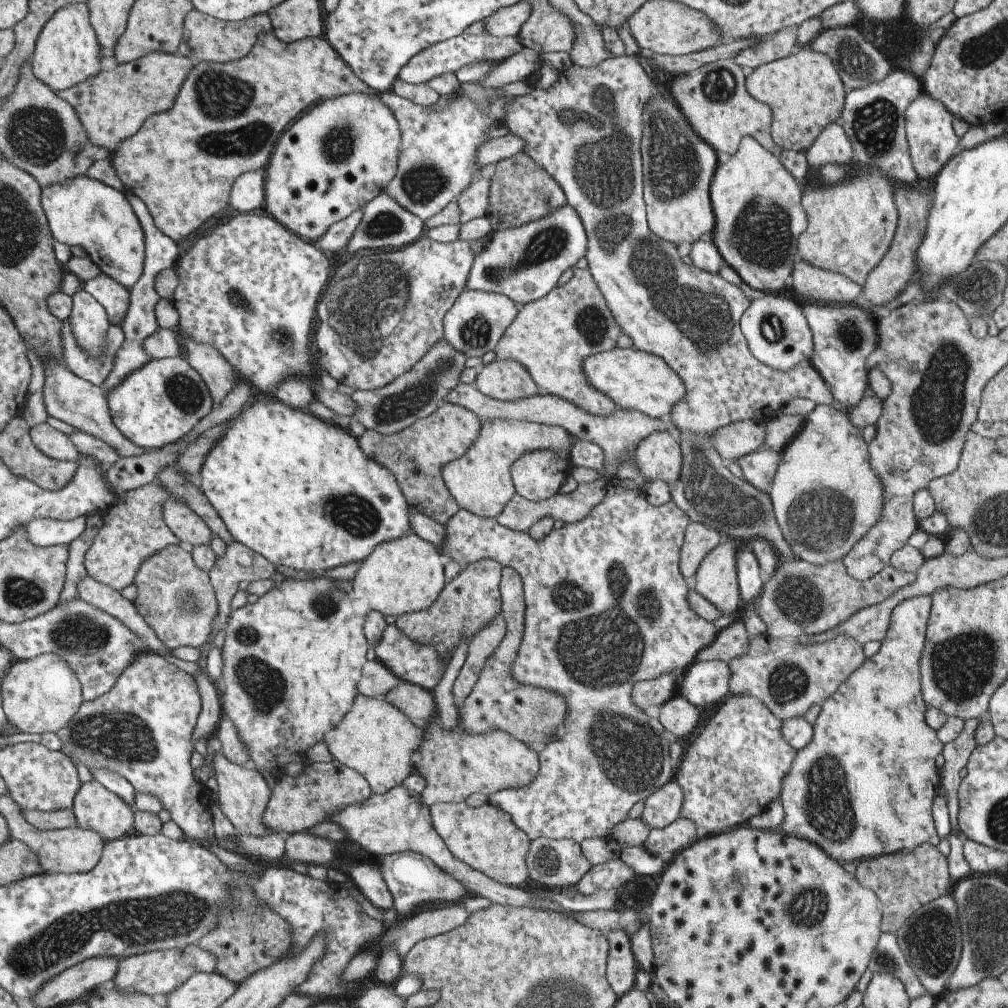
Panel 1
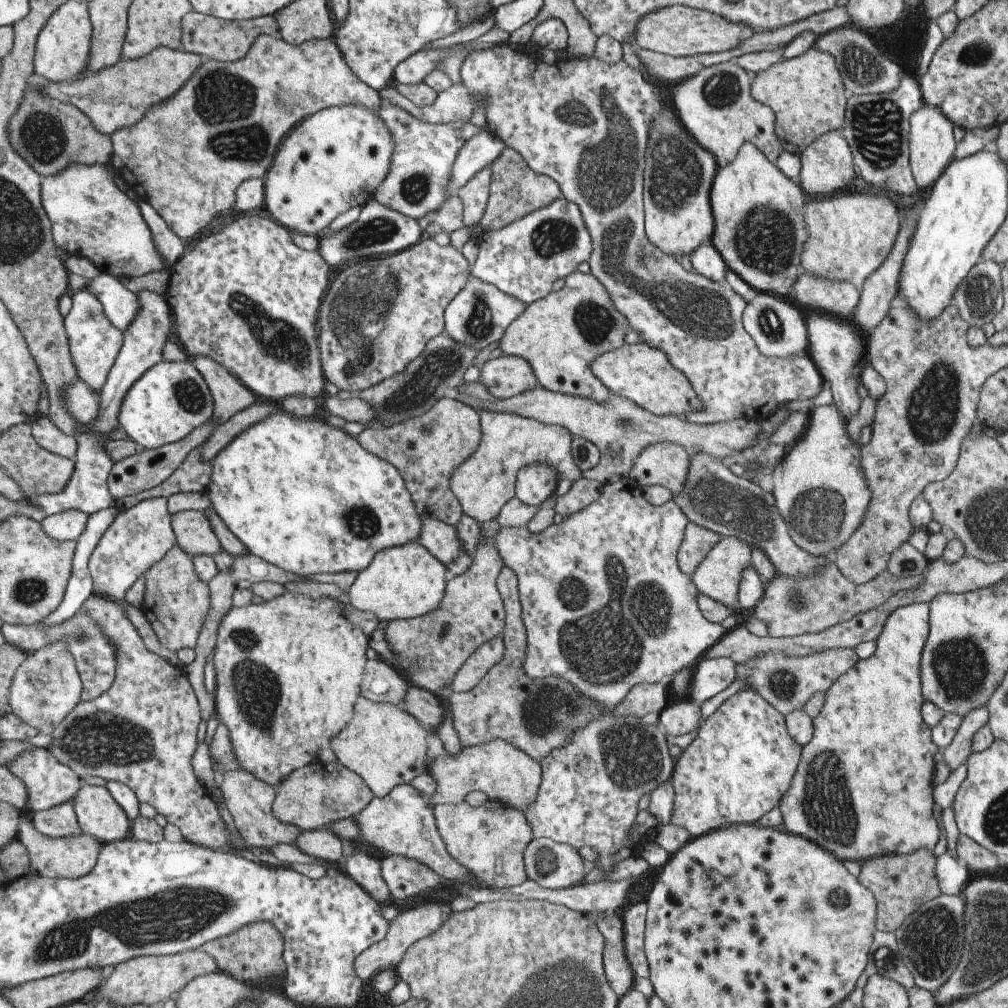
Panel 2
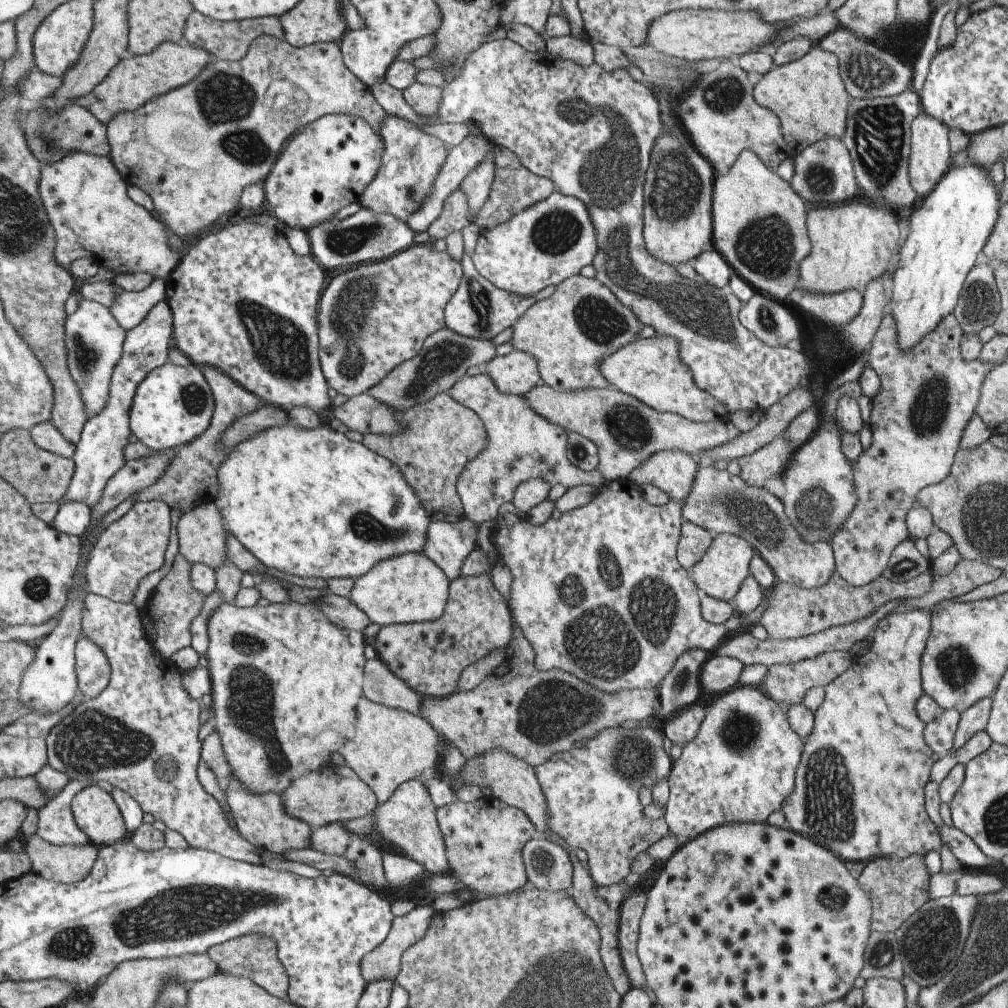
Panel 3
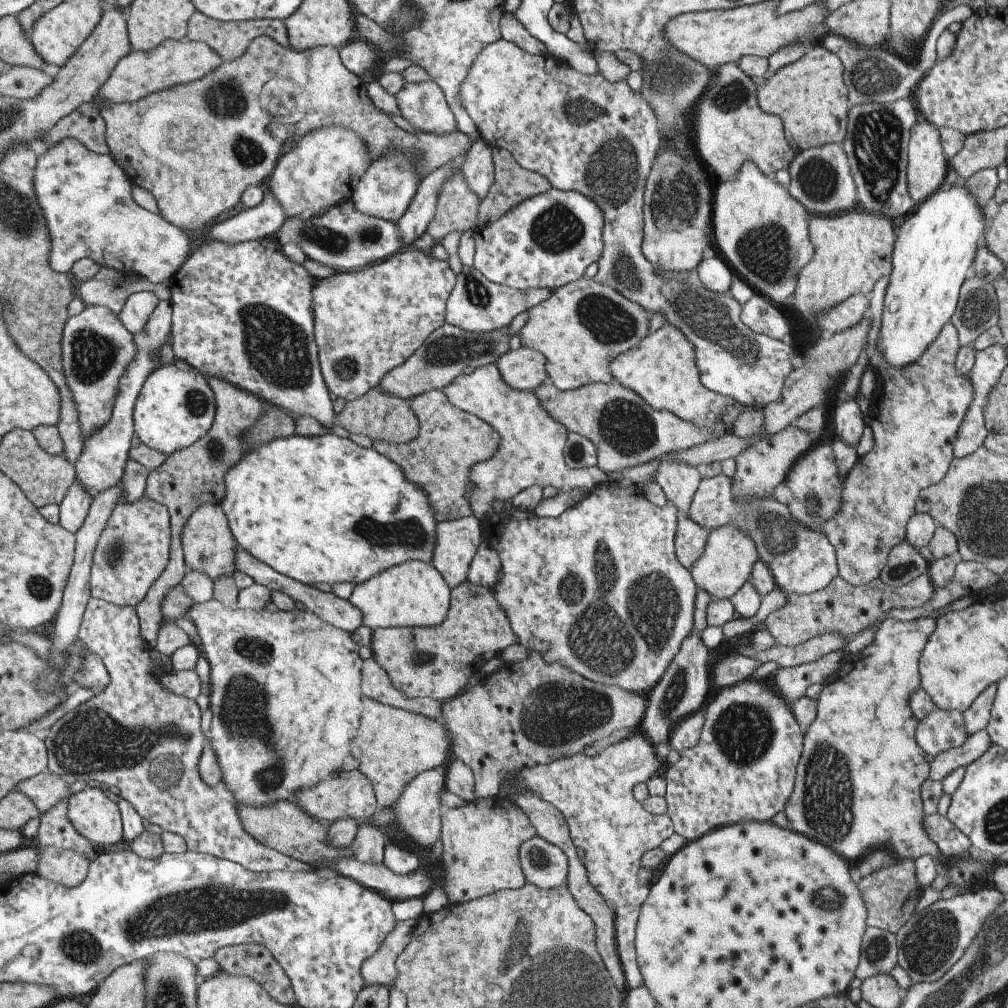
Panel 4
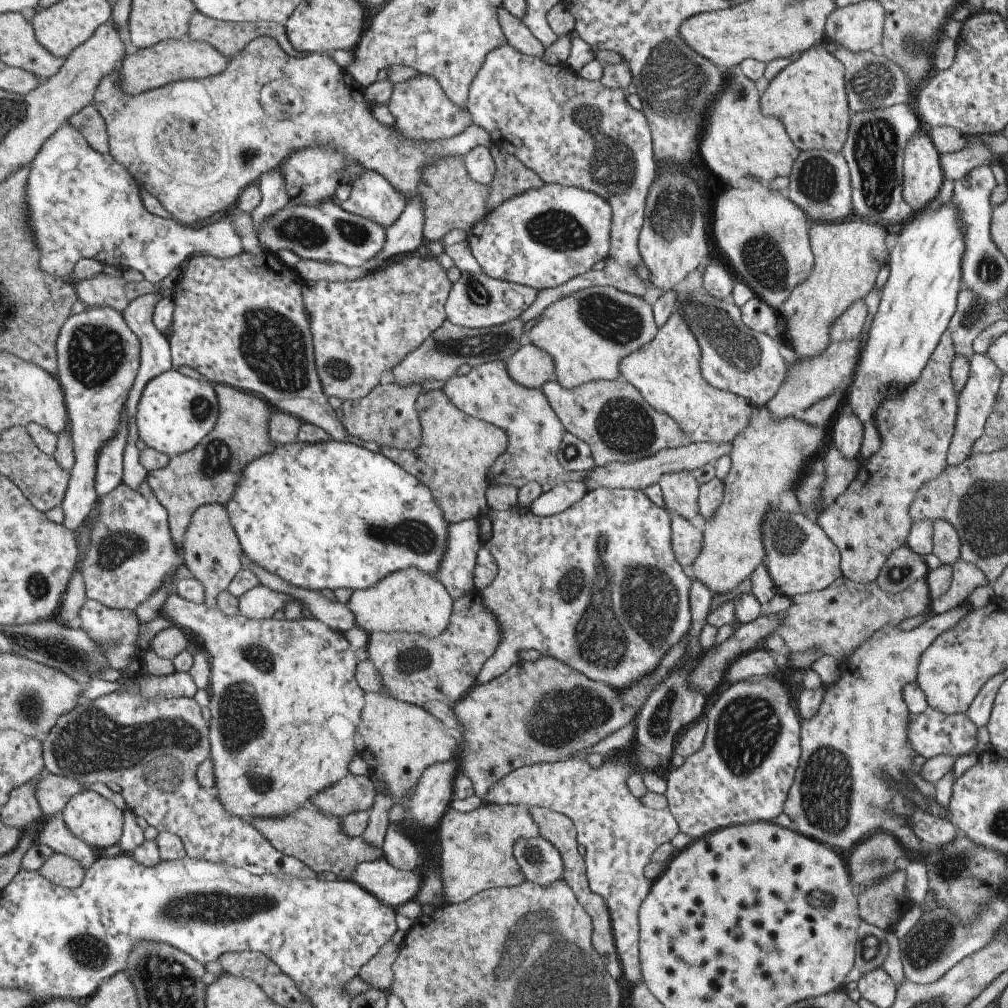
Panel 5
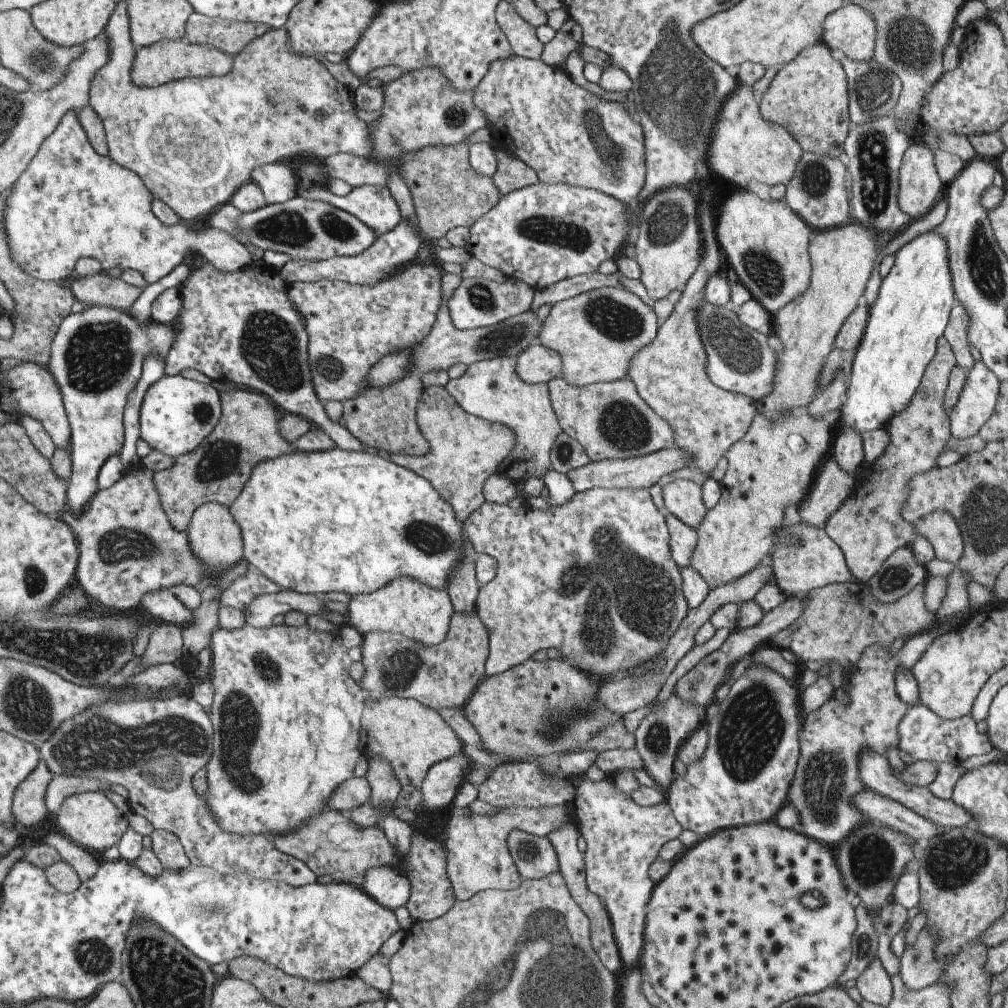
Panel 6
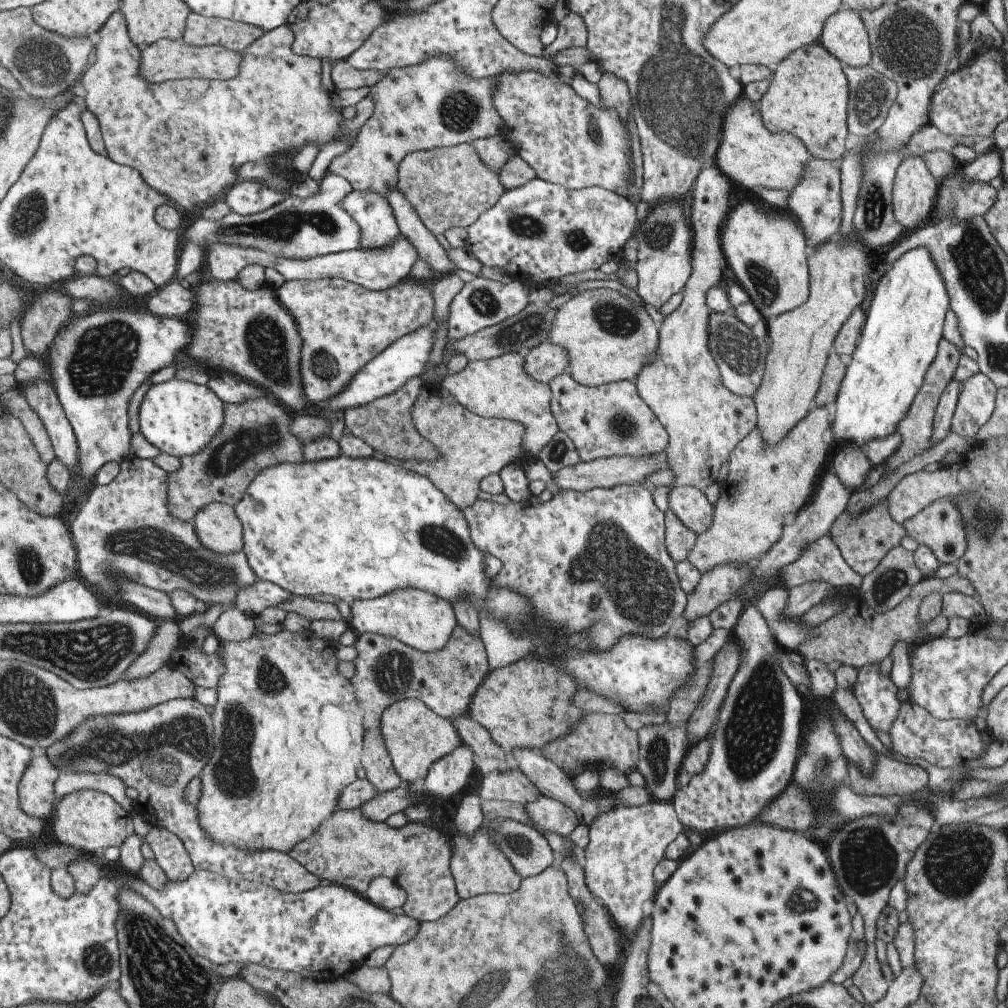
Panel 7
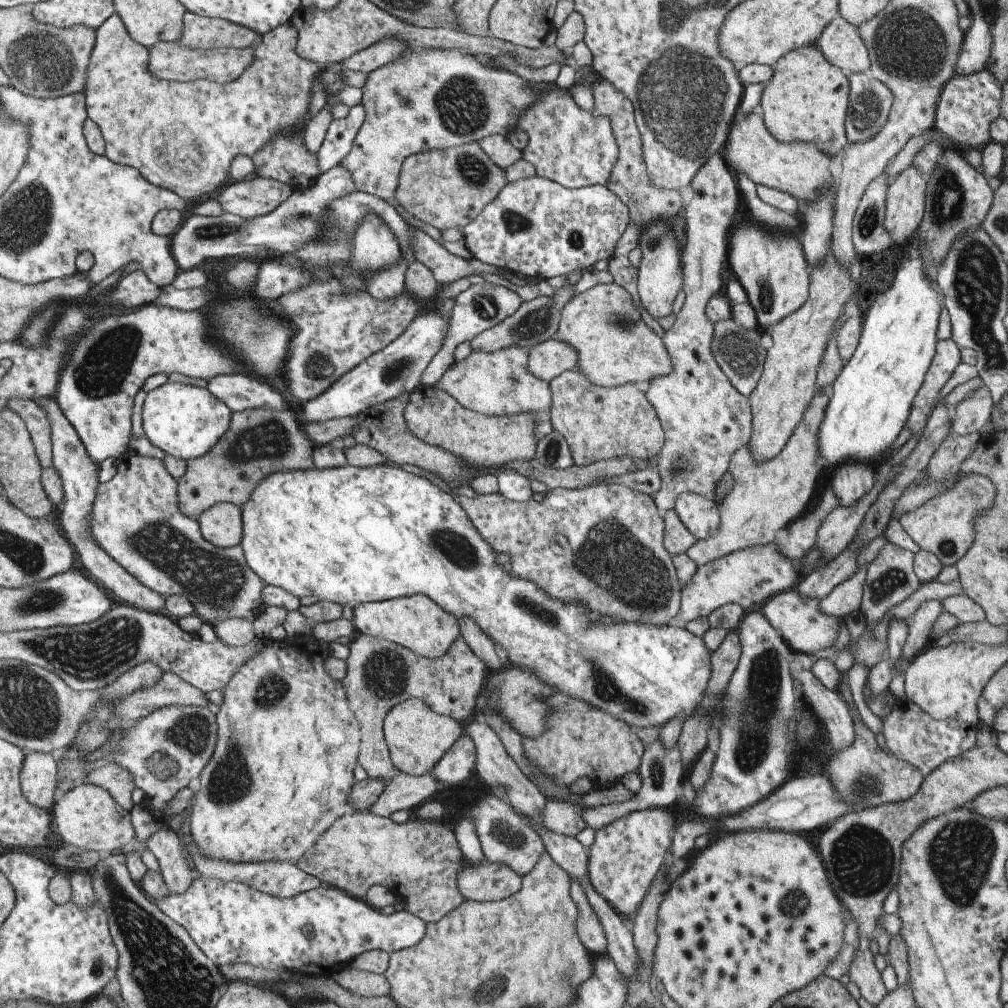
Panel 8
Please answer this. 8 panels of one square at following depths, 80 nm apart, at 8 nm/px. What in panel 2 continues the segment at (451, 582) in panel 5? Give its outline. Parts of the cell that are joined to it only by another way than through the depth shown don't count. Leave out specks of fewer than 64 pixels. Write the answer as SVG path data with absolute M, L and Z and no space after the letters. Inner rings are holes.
M423 518L417 542L445 568L462 552L458 530L437 519Z

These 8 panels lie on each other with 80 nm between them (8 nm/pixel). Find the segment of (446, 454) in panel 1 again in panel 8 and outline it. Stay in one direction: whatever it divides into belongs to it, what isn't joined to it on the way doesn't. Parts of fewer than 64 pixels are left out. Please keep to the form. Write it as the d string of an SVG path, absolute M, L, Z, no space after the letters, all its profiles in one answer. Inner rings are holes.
M421 385L408 394L402 415L413 436L452 452L470 467L500 467L515 459L533 459L536 453L536 420L531 413L487 416L463 408L446 392Z

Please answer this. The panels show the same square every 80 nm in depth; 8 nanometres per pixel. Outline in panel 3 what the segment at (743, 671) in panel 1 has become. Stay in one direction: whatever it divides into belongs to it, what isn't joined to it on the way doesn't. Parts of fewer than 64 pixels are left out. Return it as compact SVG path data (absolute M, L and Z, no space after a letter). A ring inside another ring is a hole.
M841 650L821 653L815 658L803 659L793 664L771 665L767 668L766 675L758 686L773 702L776 702L776 705L785 710L789 705L801 703L803 695L809 688L813 688L813 686L823 688L838 674L845 672L845 669L850 665L851 658L852 655L848 651Z

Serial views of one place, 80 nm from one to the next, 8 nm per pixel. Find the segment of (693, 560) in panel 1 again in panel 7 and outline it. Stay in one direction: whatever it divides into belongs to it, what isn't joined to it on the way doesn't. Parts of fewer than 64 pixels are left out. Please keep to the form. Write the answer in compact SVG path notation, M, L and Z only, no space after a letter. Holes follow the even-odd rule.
M667 509L664 512L664 543L674 563L685 560L687 553L693 548L697 535L690 531L681 521Z

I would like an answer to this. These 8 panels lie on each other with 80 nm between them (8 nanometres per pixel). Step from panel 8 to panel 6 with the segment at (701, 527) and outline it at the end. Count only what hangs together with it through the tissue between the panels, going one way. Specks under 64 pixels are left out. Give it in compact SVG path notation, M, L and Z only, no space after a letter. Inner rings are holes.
M678 479L661 487L665 512L671 513L693 530L708 511L703 504L700 487L687 479Z

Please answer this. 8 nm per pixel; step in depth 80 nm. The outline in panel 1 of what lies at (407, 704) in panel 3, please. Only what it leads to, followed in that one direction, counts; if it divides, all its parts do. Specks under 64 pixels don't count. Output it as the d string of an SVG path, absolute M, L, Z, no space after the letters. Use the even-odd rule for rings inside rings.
M377 659L366 660L360 673L356 690L359 695L366 697L383 698L401 682Z

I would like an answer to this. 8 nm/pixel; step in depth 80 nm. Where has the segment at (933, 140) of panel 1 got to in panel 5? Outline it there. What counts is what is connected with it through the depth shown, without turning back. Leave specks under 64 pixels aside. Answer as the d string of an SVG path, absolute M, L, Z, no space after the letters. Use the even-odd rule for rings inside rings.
M919 130L906 142L902 154L902 197L912 214L921 211L937 196L945 179L938 156L930 137Z

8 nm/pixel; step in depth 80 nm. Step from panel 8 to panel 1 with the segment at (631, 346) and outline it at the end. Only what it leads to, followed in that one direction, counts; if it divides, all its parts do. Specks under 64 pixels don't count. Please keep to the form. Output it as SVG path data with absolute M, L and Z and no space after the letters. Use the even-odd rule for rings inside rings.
M574 268L571 278L564 286L555 286L545 296L518 307L513 322L495 345L496 360L511 359L520 362L542 392L560 396L594 415L610 415L616 404L605 393L588 384L582 362L586 356L615 347L622 330L588 269Z

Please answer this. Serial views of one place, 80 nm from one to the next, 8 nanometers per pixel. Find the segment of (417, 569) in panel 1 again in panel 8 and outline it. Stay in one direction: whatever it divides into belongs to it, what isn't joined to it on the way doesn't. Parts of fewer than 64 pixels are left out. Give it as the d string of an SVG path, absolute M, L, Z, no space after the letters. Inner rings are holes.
M423 595L358 604L352 609L351 622L357 634L395 643L425 659L442 657L450 644L460 636L458 620Z

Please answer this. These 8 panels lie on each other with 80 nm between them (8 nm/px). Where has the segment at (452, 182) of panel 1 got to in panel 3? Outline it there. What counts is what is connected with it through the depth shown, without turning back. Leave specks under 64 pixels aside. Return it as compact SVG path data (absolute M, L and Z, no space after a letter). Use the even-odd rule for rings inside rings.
M386 115L378 132L384 147L377 172L363 188L359 204L375 213L385 213L404 220L419 206L430 189L434 176L443 164L449 147L430 135L425 135L405 119Z

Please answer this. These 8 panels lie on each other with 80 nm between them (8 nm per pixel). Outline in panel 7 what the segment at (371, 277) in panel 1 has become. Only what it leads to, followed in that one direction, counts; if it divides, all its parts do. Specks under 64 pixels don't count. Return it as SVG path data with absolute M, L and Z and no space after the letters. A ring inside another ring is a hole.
M333 277L285 281L275 290L280 305L294 318L301 339L298 372L306 400L322 410L322 404L377 353L413 329L432 323L430 284L407 278L387 290L370 291Z

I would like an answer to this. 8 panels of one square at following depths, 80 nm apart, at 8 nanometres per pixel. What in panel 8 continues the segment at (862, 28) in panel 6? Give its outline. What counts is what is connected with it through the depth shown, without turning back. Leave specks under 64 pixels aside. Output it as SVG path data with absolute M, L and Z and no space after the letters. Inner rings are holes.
M839 15L821 31L815 45L825 60L846 77L869 71L867 49L858 35L857 27L847 24Z

